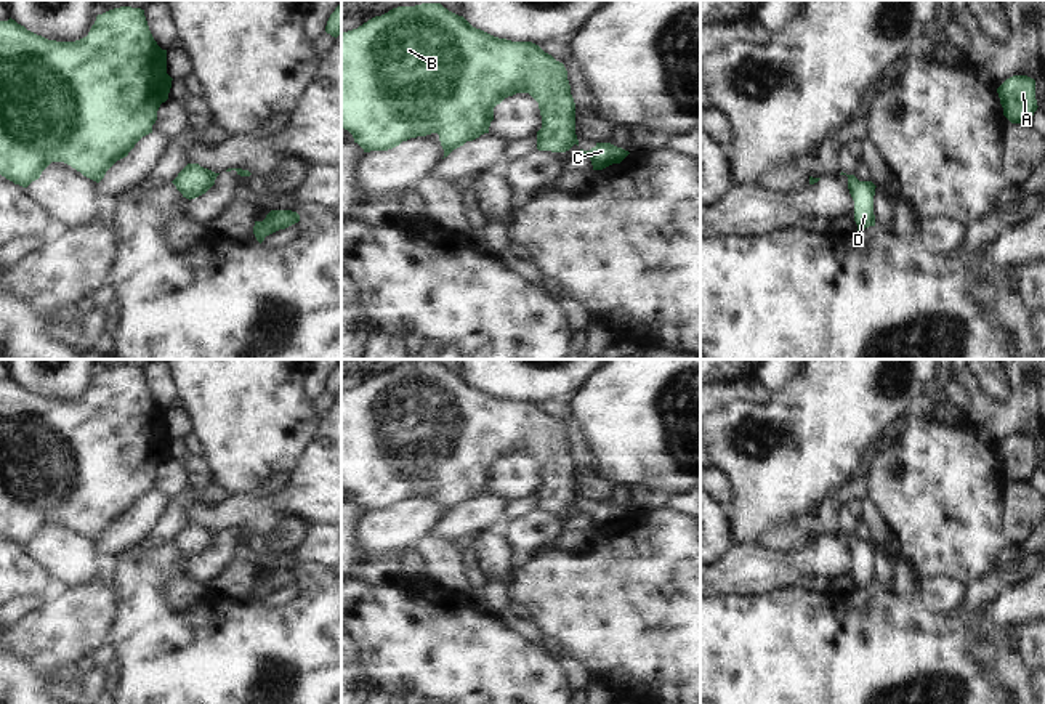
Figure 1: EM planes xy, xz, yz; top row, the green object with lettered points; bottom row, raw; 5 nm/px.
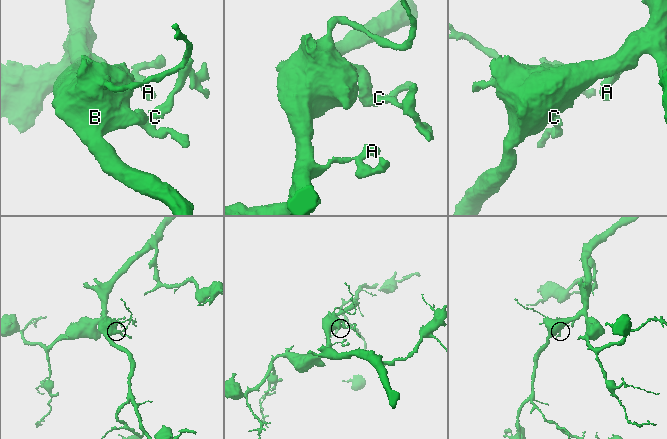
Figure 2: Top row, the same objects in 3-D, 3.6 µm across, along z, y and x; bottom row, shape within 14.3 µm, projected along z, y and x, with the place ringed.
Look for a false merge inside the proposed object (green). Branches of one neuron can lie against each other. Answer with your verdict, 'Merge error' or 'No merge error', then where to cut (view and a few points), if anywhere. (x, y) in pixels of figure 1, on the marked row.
Merge error. Split along yz (850, 175), (848, 182).

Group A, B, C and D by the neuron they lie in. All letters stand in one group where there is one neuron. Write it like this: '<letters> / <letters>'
A B D / C

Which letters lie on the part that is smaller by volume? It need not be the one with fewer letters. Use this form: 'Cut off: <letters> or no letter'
Cut off: C

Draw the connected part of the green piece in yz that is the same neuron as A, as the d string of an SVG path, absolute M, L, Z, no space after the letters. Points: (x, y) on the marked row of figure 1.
M1013 75L997 88L1003 115L1011 123L1031 123L1037 111L1035 80L1027 75Z

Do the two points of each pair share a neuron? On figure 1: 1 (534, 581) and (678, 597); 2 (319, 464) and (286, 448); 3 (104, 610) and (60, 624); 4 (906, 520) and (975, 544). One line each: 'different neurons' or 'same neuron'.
1: same neuron
2: different neurons
3: same neuron
4: same neuron

